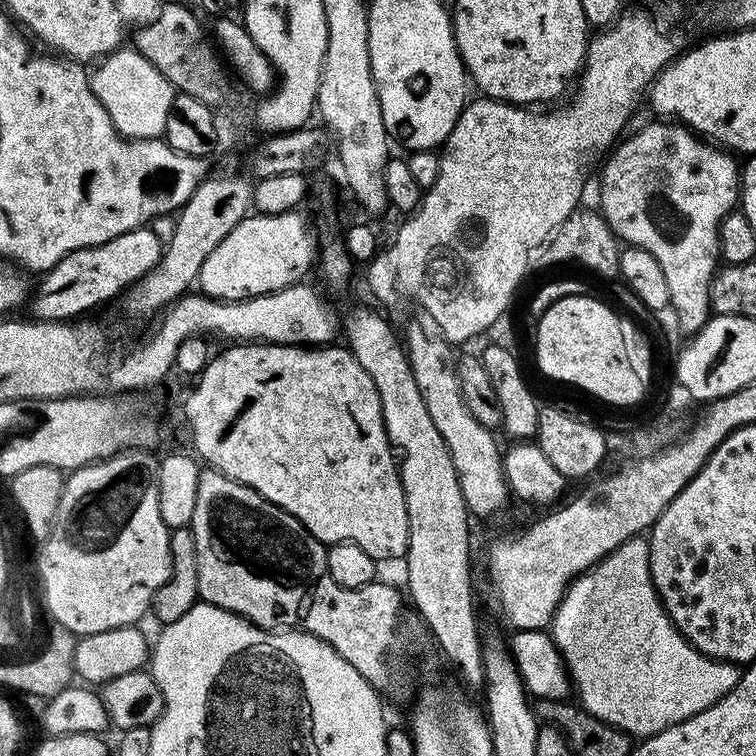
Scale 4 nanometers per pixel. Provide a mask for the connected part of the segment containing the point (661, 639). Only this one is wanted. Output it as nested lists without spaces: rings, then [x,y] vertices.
[[[644,538],[626,541],[573,580],[551,622],[550,635],[568,667],[575,695],[580,695],[579,707],[633,738],[653,736],[694,714],[702,714],[702,710],[726,698],[740,681],[737,665],[703,656],[676,629],[652,585],[648,541]]]

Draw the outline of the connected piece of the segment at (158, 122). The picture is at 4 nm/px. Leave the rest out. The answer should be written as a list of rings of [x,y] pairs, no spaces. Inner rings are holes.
[[[121,46],[103,57],[100,69],[90,76],[98,102],[110,114],[121,136],[129,140],[154,140],[163,137],[166,118],[172,109],[172,84],[142,53],[132,46]]]

